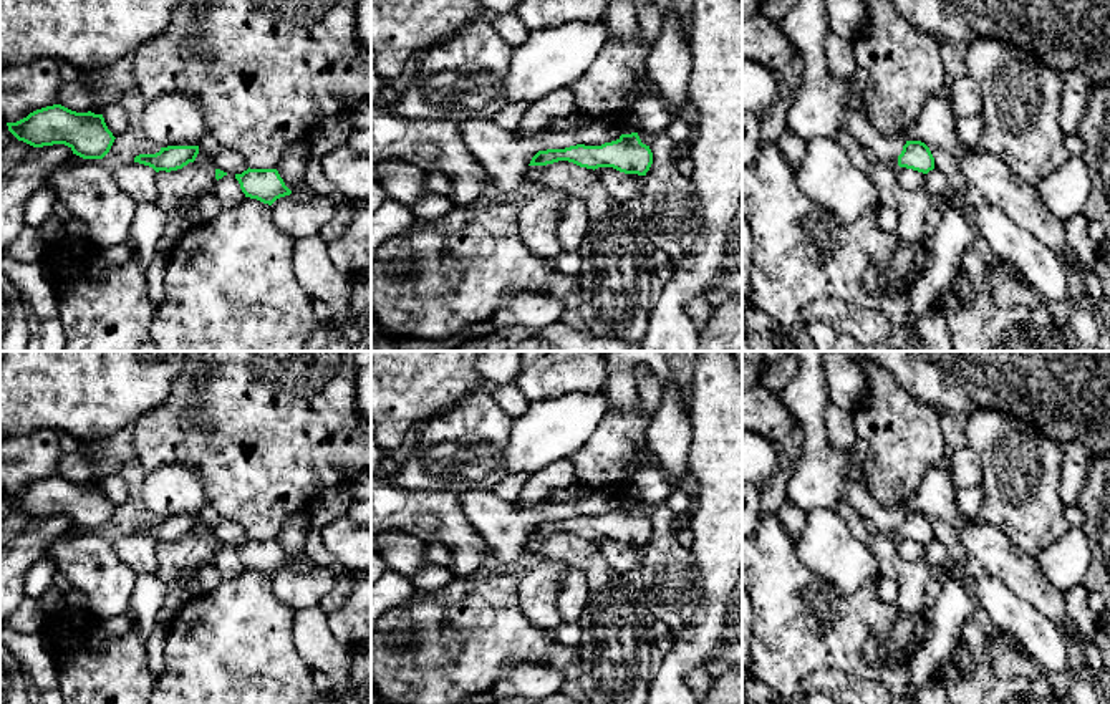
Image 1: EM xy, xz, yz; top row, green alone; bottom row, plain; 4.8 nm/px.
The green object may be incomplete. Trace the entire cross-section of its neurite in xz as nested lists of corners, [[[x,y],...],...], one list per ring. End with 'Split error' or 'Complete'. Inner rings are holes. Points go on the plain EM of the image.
[[[631,504],[601,517],[577,515],[565,520],[538,522],[528,537],[547,537],[558,532],[568,532],[593,542],[613,538],[625,545],[646,547],[653,535],[653,523],[649,517],[641,514],[638,504]]]. Complete

